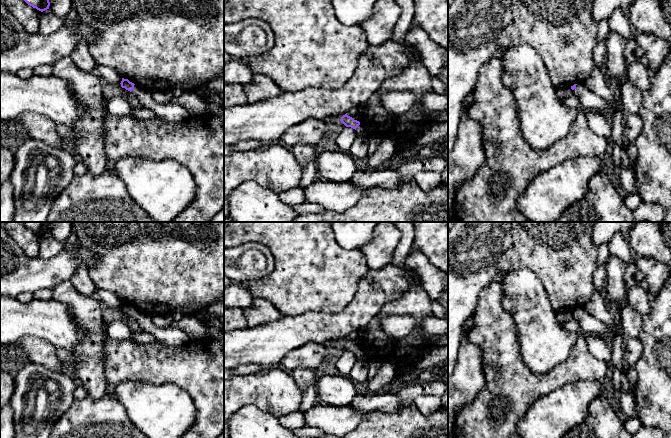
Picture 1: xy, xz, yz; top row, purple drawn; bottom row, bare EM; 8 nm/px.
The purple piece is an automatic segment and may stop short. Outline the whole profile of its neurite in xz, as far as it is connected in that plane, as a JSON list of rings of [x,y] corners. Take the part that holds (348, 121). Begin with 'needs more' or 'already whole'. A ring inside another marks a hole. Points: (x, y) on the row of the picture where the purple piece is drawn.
needs more | [[[347,113],[343,115],[340,121],[346,126],[351,127],[356,130],[357,136],[369,137],[367,127],[361,124],[359,121],[354,120],[352,117],[348,116]]]

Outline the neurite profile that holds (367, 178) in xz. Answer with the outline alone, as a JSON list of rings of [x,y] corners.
[[[358,169],[350,182],[360,188],[380,187],[397,188],[403,181],[404,175],[396,170]]]

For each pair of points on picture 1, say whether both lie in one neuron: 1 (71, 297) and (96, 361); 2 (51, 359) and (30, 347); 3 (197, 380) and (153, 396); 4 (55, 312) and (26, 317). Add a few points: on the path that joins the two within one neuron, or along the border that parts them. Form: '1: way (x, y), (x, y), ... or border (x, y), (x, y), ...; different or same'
1: way (87, 313), (93, 325), (94, 345); same
2: way (46, 356), (42, 352), (35, 350); same
3: border (155, 384), (175, 383), (189, 395), (194, 403); different
4: way (48, 317), (33, 317); same

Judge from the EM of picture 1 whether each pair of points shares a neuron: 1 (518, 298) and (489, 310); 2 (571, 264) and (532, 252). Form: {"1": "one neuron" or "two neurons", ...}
{"1": "two neurons", "2": "one neuron"}

